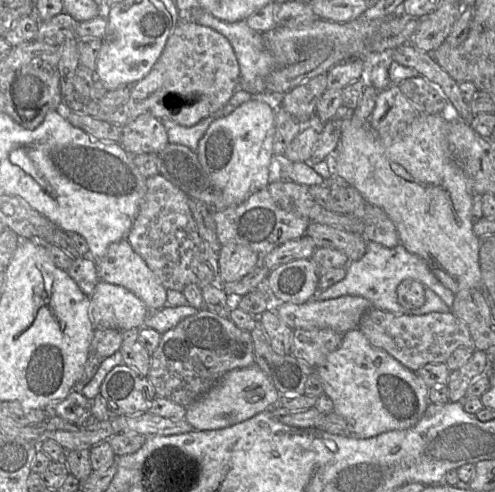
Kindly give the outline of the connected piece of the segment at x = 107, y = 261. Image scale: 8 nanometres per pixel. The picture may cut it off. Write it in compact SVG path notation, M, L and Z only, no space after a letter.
M122 239L112 243L100 263L97 265L98 282L120 285L133 292L151 311L159 311L167 306L167 288L155 273L148 267L144 259L134 251L131 244Z

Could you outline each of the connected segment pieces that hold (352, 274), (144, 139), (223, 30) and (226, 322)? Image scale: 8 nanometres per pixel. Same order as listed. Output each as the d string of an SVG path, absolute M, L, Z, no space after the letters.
M368 242L364 256L359 260L350 261L346 270L346 275L341 281L333 284L323 292L317 292L313 298L323 301L346 295L362 296L368 299L375 309L399 315L415 315L413 311L409 311L399 303L396 292L398 285L403 280L411 279L434 291L450 308L452 308L454 302L455 294L437 279L426 261L410 253L401 243L393 248L388 248L379 243Z
M153 115L138 116L121 127L119 144L131 154L157 154L169 143L164 125Z
M204 10L198 23L221 33L232 44L240 65L242 82L266 77L277 69L277 62L264 43L263 33L250 28L246 21L223 21Z
M206 308L180 321L177 326L163 333L158 347L151 354L148 381L156 396L169 399L182 406L189 406L207 393L229 371L254 364L253 340L251 332L238 328L229 317L221 316Z

